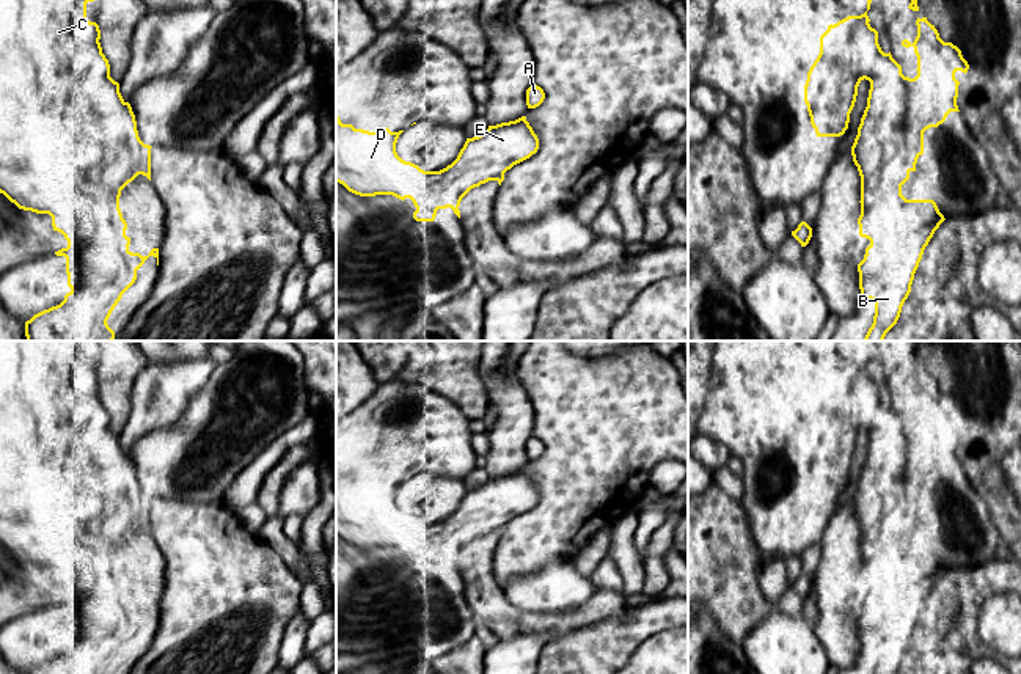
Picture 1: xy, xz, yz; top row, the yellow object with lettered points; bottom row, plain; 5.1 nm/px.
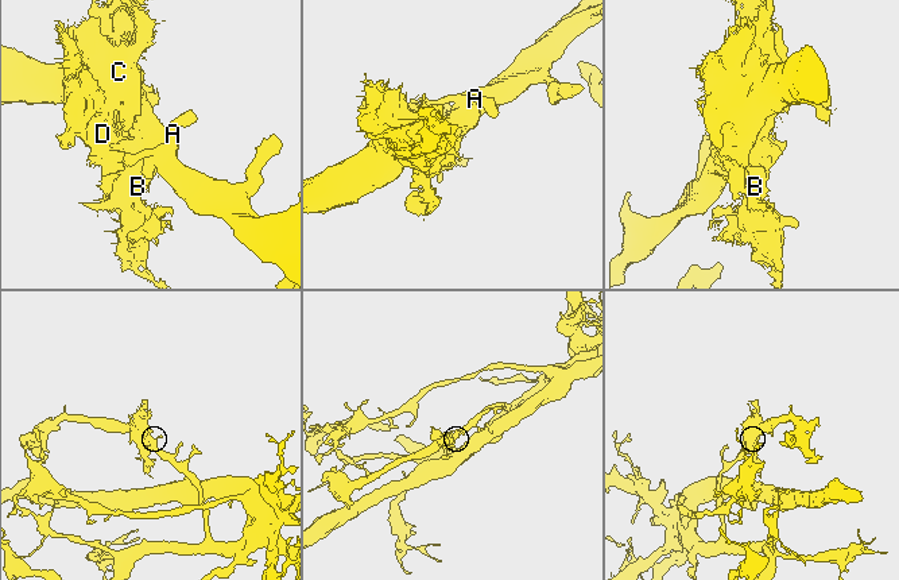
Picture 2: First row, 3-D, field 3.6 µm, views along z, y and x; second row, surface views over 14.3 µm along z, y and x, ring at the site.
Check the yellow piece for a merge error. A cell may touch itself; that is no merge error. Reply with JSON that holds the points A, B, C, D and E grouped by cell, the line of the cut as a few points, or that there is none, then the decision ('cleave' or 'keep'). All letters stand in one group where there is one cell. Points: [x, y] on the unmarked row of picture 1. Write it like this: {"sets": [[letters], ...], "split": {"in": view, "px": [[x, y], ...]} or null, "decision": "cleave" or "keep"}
{"sets": [["A", "B", "C", "D", "E"]], "split": null, "decision": "keep"}

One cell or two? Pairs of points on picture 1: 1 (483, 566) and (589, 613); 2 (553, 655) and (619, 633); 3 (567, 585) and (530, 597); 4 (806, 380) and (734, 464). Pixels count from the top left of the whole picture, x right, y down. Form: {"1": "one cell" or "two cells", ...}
{"1": "one cell", "2": "one cell", "3": "one cell", "4": "two cells"}

